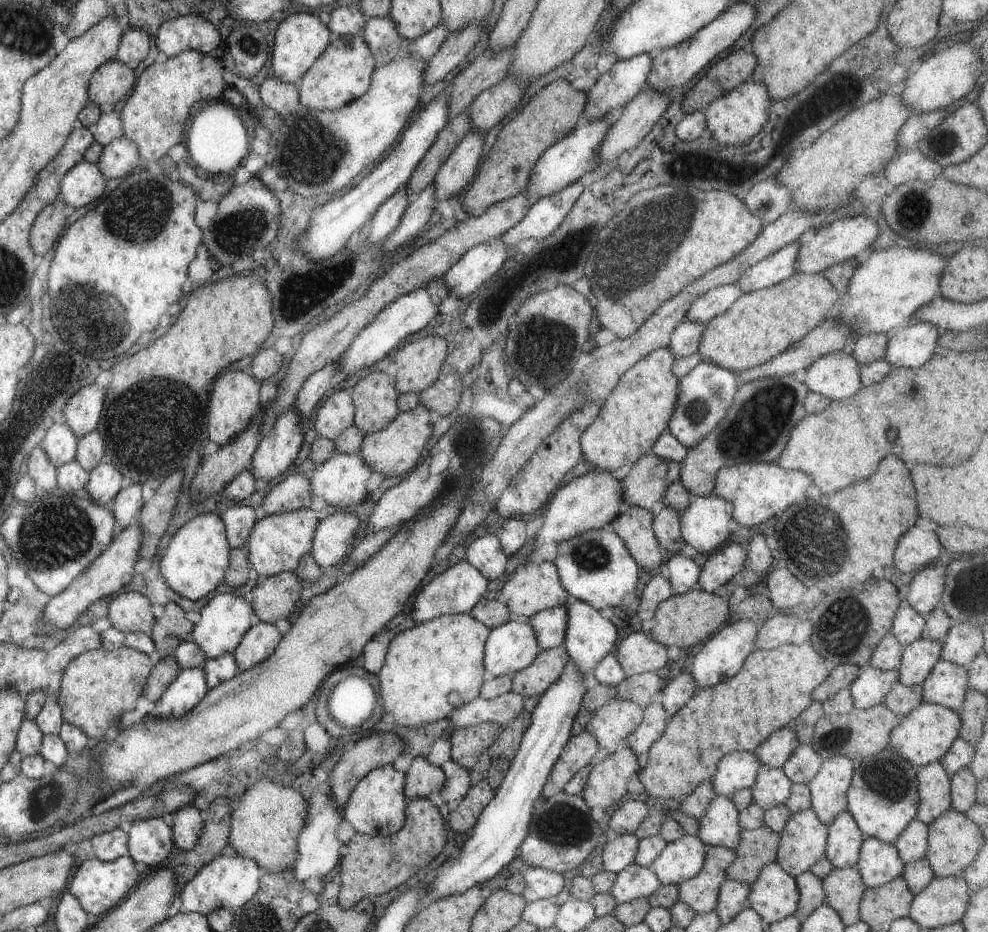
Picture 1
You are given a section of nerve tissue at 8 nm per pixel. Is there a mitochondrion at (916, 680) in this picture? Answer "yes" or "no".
no

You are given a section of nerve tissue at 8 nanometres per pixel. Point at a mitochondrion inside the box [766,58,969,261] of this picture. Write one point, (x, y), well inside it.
(913, 210)

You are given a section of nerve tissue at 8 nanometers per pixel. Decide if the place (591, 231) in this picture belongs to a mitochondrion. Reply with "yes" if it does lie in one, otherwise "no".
yes

